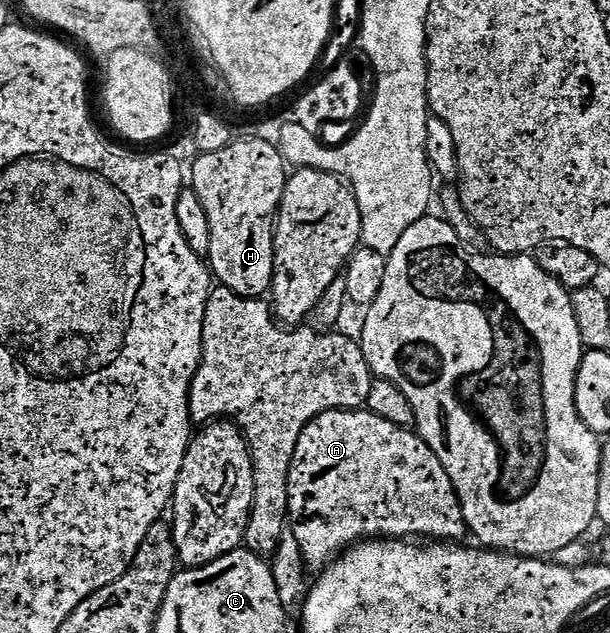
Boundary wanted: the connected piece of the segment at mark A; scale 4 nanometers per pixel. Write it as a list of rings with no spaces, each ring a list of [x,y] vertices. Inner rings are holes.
[[[325,409],[316,418],[311,419],[304,427],[304,432],[298,437],[298,445],[294,449],[294,457],[288,474],[288,514],[290,516],[290,534],[296,538],[300,551],[304,554],[305,564],[309,568],[323,568],[337,558],[353,543],[365,537],[420,537],[416,535],[432,535],[438,541],[460,541],[466,535],[466,524],[462,505],[442,461],[430,449],[430,445],[420,438],[415,430],[407,426],[392,423],[381,415],[376,415],[367,409]]]

